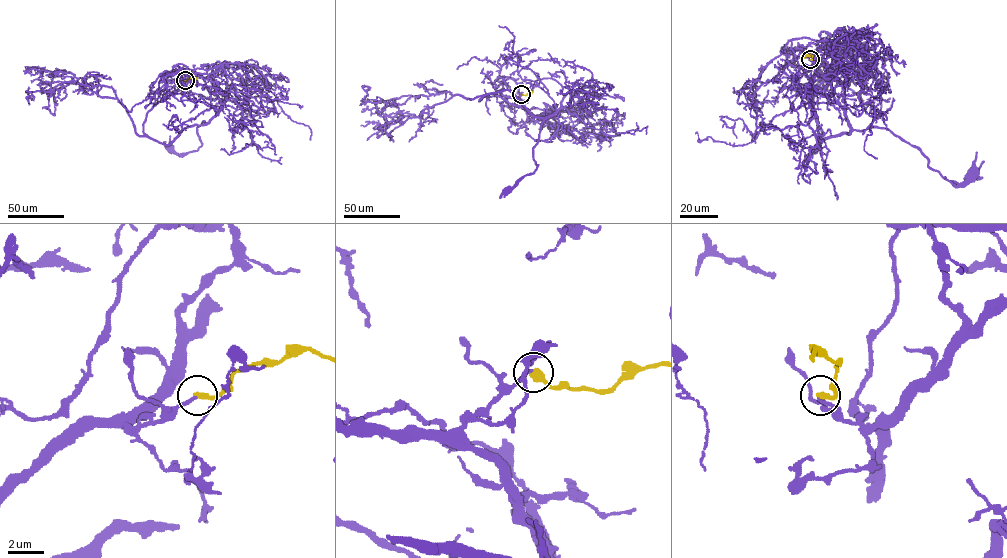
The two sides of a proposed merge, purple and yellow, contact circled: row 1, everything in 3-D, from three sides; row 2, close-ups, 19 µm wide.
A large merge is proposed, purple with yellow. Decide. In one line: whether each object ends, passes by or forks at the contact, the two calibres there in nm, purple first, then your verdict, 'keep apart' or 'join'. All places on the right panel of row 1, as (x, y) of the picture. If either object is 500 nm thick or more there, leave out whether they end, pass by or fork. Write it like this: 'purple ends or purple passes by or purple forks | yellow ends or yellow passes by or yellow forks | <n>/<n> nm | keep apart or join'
purple ends | yellow ends | 180/420 nm | join

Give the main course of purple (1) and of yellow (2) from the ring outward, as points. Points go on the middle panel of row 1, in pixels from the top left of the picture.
1: (521, 94), (517, 98), (520, 103), (539, 119), (551, 115), (542, 122), (533, 148), (536, 169), (506, 190)
2: (521, 94), (526, 95), (533, 90)

